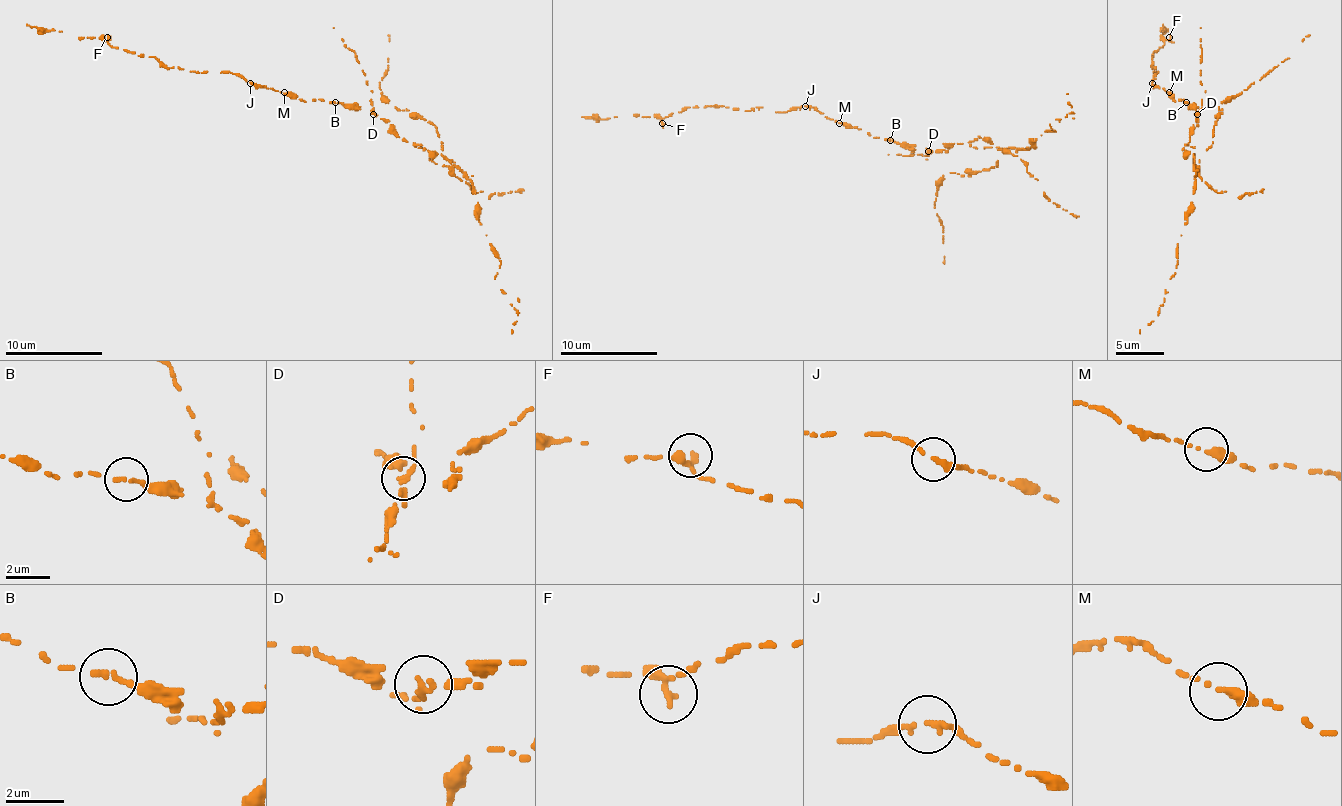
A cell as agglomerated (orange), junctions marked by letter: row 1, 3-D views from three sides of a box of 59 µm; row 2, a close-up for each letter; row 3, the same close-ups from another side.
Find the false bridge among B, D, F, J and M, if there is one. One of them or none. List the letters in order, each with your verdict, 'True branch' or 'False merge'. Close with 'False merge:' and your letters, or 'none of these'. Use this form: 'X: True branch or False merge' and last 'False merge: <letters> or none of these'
B: True branch
D: False merge
F: True branch
J: True branch
M: True branch
False merge: D

